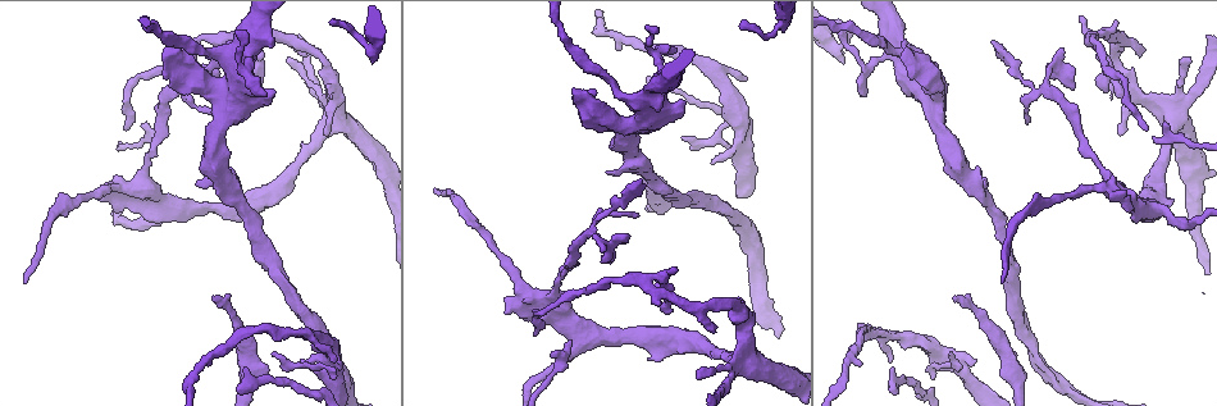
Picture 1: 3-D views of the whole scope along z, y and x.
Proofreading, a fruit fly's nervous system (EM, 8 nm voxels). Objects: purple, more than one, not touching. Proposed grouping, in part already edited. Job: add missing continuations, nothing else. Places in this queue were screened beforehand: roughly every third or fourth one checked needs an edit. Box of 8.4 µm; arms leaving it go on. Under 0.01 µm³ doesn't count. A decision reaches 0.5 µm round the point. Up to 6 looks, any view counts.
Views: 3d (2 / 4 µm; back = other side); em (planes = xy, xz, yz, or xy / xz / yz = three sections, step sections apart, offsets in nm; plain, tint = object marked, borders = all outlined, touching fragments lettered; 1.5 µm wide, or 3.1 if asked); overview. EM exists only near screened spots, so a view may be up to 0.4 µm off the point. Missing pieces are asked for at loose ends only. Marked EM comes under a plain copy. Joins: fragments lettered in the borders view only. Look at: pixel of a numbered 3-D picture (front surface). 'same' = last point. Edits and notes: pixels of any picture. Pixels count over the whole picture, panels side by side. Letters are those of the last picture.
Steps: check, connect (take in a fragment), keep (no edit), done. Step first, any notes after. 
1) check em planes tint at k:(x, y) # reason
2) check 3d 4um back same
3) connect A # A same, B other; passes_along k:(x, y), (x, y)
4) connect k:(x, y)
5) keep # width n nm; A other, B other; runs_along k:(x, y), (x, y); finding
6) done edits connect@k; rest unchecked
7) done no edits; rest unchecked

check em xy step 4 borders at 1:(696, 377) # tapers out

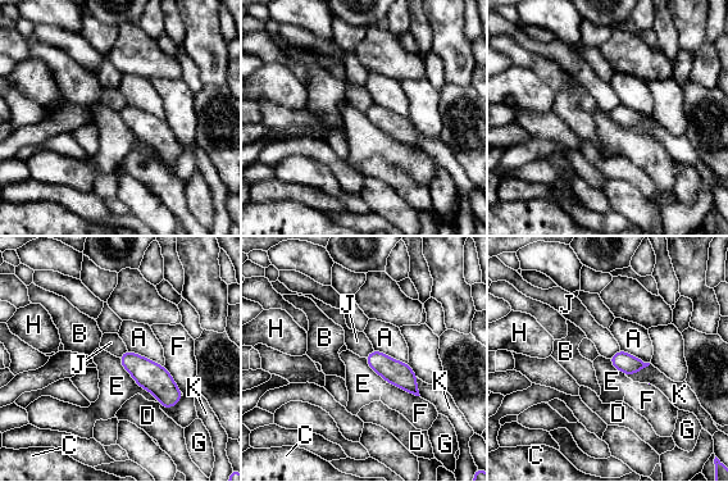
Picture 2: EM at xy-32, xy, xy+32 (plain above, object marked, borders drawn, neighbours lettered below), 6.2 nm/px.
keep # A other, B other, C other, D other, E other, F other, G other, H other, J other, K other; border 2:(619, 349), (609, 358); none of them fits

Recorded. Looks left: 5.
check 3d 4um at 1:(215, 296) # tapers out

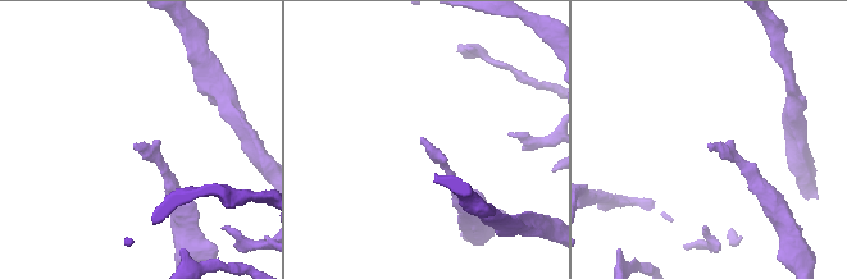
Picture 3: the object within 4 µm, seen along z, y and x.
check em planes tint at 3:(137, 144)

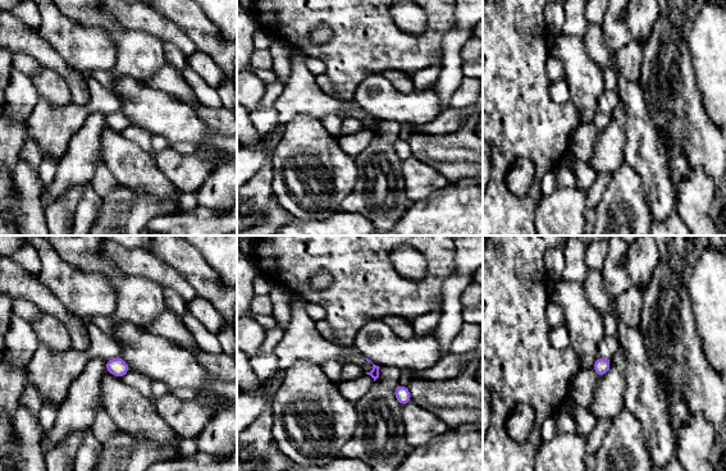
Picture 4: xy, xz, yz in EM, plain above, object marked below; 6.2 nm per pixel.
check em planes borders same

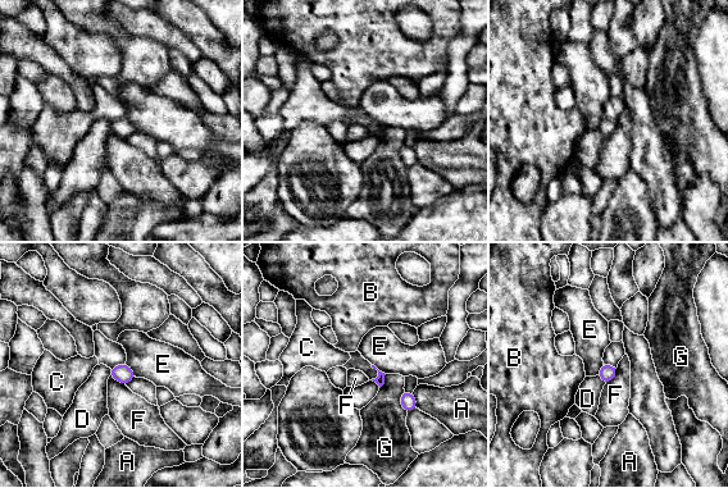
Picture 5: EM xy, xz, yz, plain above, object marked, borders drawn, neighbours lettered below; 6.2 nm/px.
keep # A other, B other, C other, D other, E other, F other, G other; border 5:(126, 363), (136, 377); no lettered fragment goes on from it

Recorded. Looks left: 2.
check em planes borders at 1:(608, 172)

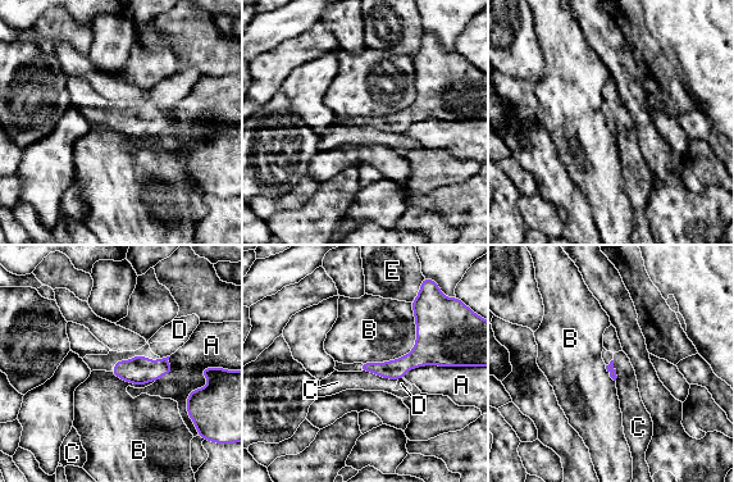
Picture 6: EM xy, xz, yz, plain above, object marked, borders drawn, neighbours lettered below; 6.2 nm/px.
keep # A other, B other, C other, D other, E other; runs_along 6:(442, 362), (364, 368); none of them fits

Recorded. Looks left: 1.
done no edits; rest unchecked

